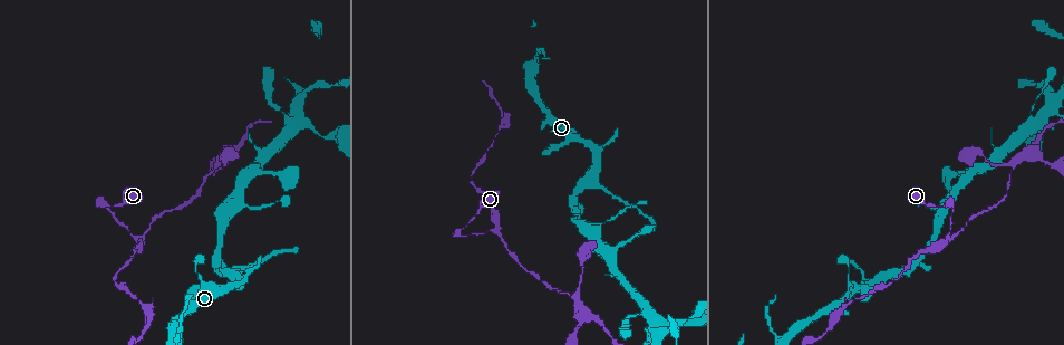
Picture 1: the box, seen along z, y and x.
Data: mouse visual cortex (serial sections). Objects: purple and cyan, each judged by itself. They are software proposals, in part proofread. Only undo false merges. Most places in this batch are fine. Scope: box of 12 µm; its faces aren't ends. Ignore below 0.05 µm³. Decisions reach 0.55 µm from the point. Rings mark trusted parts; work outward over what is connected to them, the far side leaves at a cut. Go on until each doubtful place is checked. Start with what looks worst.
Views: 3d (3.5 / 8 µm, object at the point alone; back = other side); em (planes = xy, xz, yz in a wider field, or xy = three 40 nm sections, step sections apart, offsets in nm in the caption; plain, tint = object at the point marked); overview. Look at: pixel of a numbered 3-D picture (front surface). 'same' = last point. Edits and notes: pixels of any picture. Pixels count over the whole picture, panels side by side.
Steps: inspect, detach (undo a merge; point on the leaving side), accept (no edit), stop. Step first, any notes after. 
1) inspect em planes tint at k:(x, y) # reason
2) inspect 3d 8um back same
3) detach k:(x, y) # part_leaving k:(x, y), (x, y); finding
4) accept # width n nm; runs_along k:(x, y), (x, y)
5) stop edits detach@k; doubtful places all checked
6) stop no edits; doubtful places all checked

inspect 3d 3.5um at 1:(136, 236) # sudden change in width

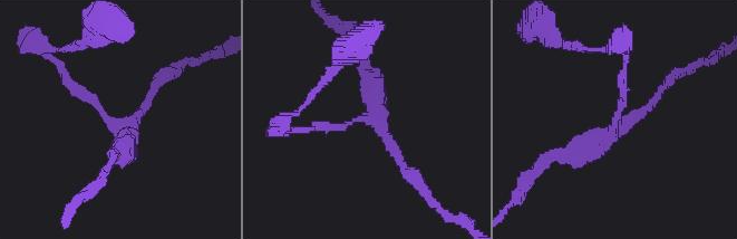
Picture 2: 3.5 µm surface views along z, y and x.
inspect em xy step 2 tint at 2:(117, 124) # arms 3; arm_widths 150, 150, 300 nm

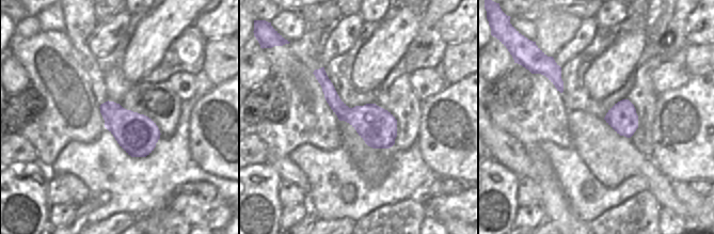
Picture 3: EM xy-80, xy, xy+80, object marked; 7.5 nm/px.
inspect em xy step 1 tint same # another direction

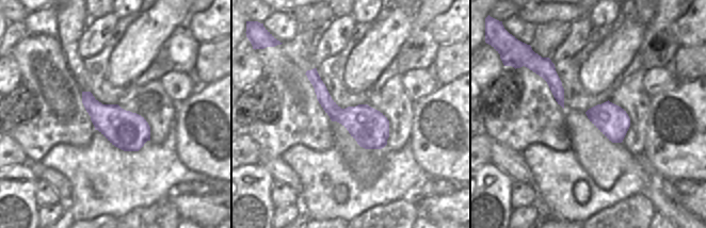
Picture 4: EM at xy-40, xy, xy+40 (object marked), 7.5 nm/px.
accept # runs_along 4:(309, 72), (340, 115), (384, 142); one cell here

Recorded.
inspect 3d 3.5um at 1:(660, 322)

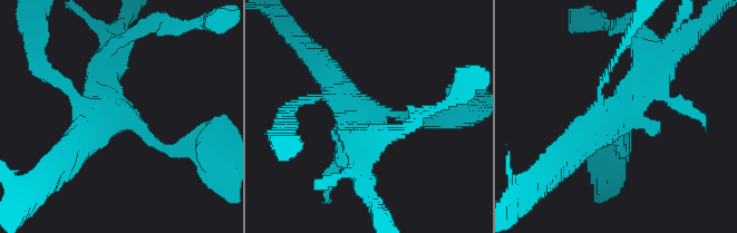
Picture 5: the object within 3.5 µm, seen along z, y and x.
inspect em xy step 3 tint at 5:(120, 115) # need the tissue

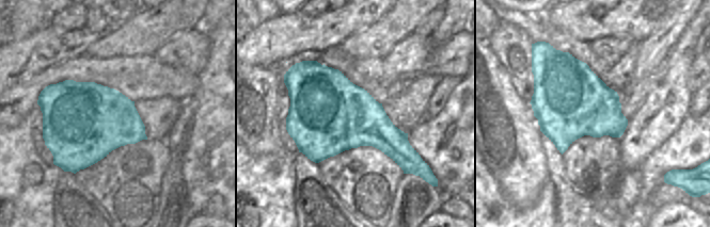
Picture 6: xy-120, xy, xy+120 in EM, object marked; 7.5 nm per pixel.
inspect em xy step 2 tint same

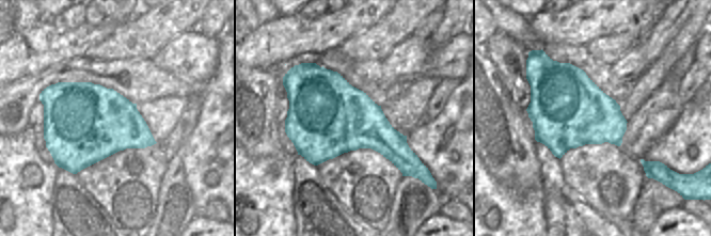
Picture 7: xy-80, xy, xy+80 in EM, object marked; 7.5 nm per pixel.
accept # runs_along 5:(563, 154), (629, 96), (648, 55); all the same cell

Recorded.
inspect 3d 3.5um at 1:(505, 123) # sudden change in width

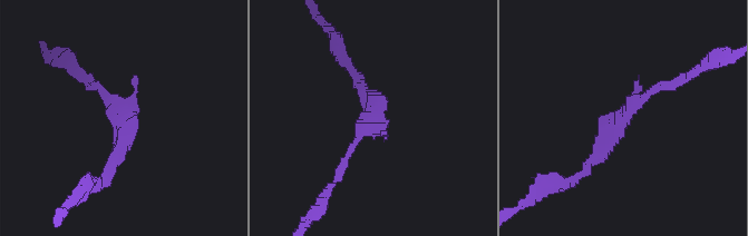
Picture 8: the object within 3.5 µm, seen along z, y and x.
inspect em xy step 2 tint at 8:(369, 125)

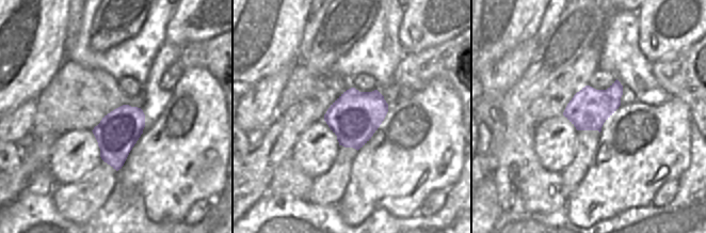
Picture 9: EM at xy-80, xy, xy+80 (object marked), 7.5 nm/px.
accept # continuous, no second cell

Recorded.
inspect 3d 3.5um at 1:(576, 297) # thick turns thin

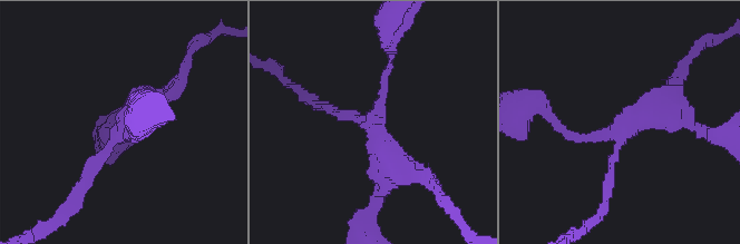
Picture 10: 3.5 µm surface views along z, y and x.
inspect em xy step 3 tint at 10:(120, 135)

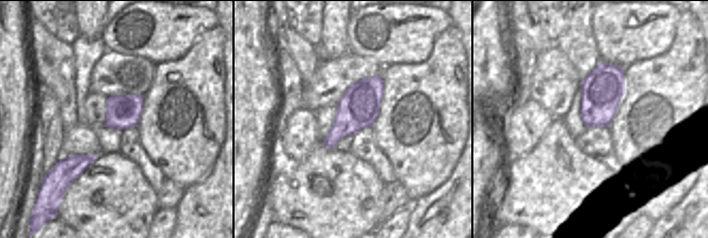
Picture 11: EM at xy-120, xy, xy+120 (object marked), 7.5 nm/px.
inspect em planes tint same # another direction

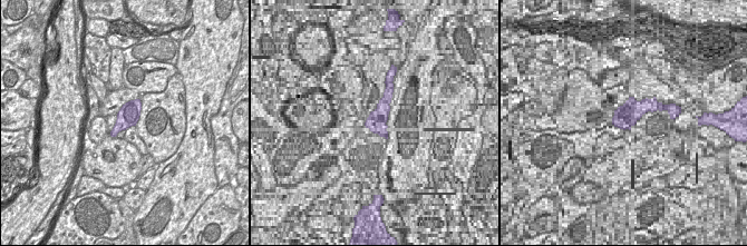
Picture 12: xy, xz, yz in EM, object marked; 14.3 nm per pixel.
accept # runs_along 10:(79, 188), (137, 109); continuous, no second cell

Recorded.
stop no edits; doubtful places all checked

